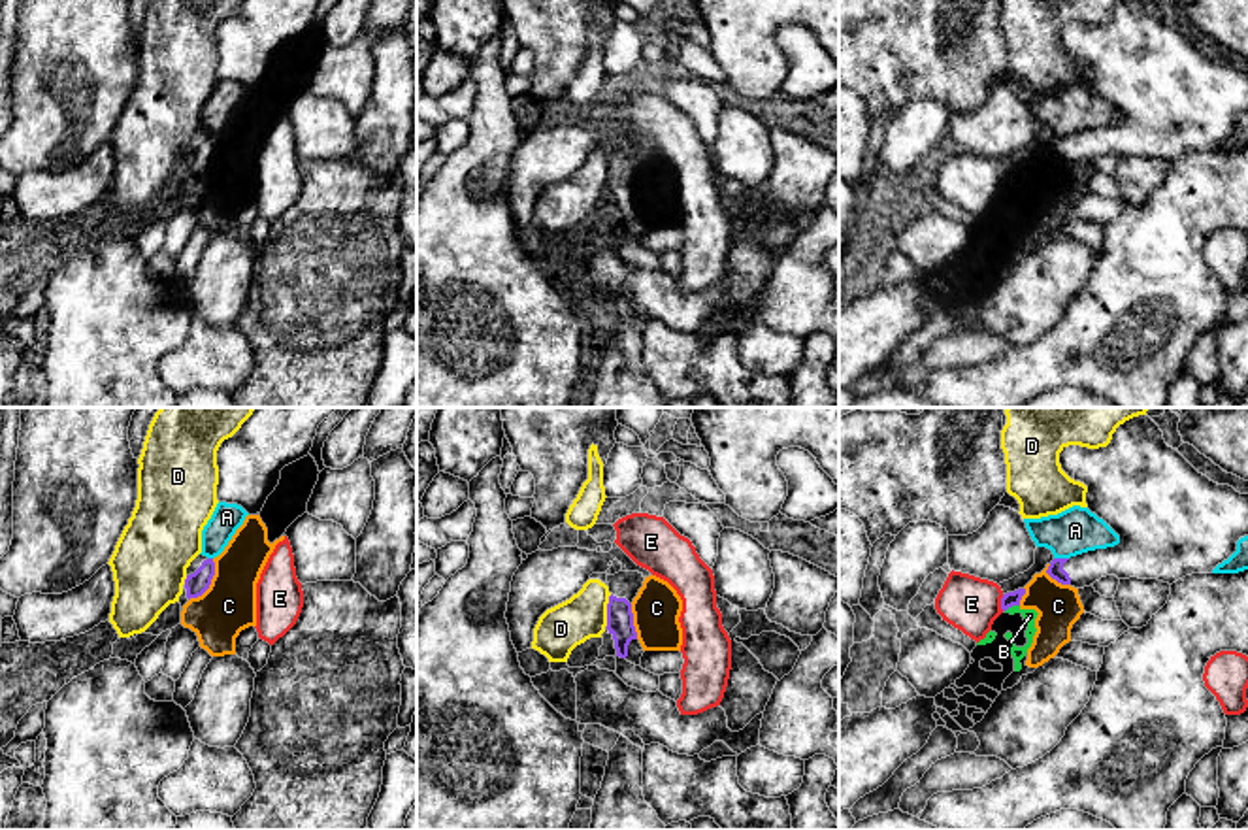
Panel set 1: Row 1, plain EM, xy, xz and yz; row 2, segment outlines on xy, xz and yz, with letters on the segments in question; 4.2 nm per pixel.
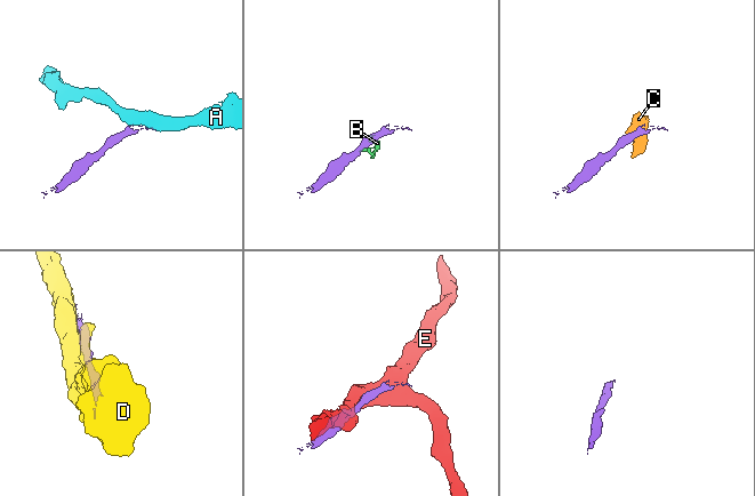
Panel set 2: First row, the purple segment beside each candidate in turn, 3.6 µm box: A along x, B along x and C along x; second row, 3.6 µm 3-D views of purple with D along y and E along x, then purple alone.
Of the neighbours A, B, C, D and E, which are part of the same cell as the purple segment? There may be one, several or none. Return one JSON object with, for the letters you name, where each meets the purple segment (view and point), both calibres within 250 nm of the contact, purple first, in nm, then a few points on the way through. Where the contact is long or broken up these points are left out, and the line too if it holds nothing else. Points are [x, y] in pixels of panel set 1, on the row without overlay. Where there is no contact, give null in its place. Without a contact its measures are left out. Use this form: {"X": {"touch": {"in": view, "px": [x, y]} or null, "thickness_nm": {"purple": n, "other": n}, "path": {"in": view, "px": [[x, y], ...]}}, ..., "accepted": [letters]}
{"accepted": []}

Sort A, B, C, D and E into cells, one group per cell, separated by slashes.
A / B C / D / E

